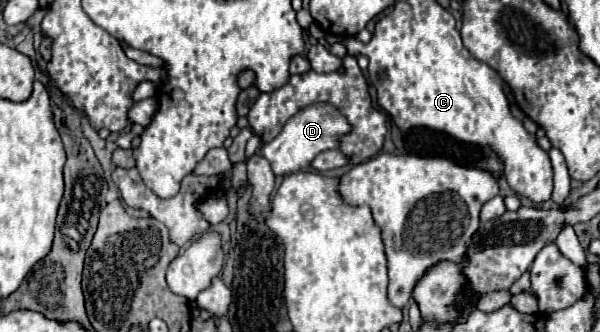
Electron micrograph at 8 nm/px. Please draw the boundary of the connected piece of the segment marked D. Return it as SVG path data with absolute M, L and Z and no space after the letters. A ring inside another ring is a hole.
M313 103L305 109L301 109L297 115L293 115L281 129L281 133L267 145L261 147L263 157L271 163L271 169L275 175L289 175L301 169L307 169L311 161L329 149L337 149L341 139L349 135L353 125L347 121L347 117L333 107L331 103Z

